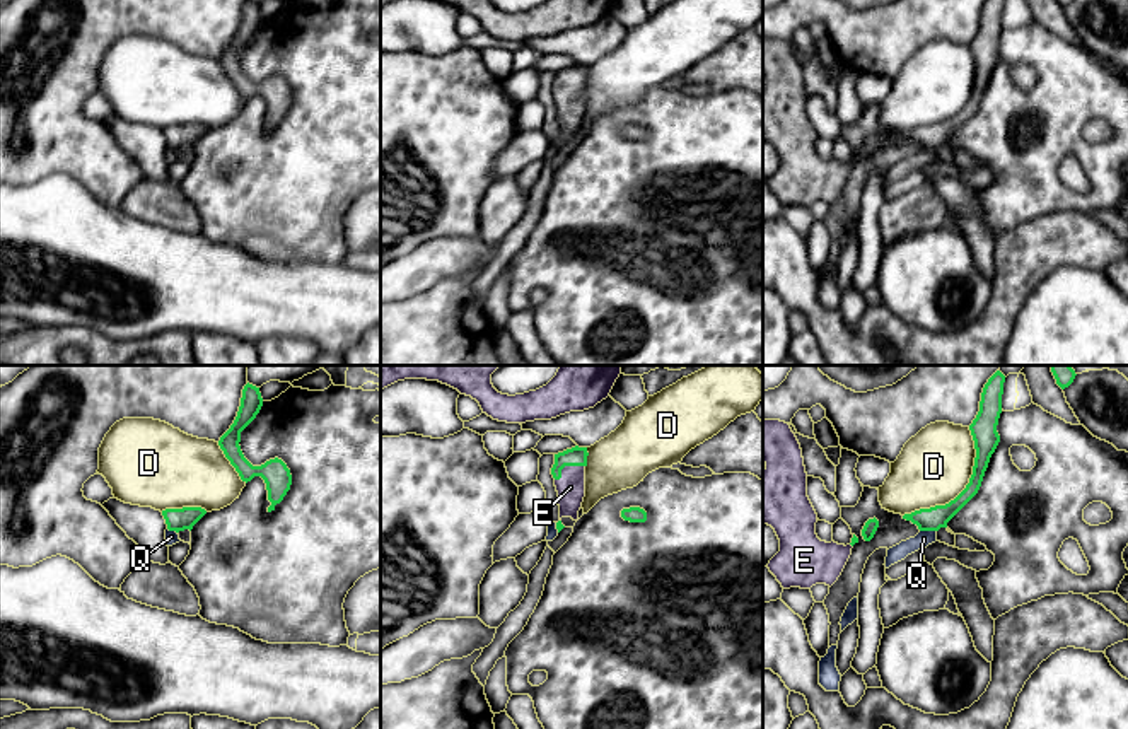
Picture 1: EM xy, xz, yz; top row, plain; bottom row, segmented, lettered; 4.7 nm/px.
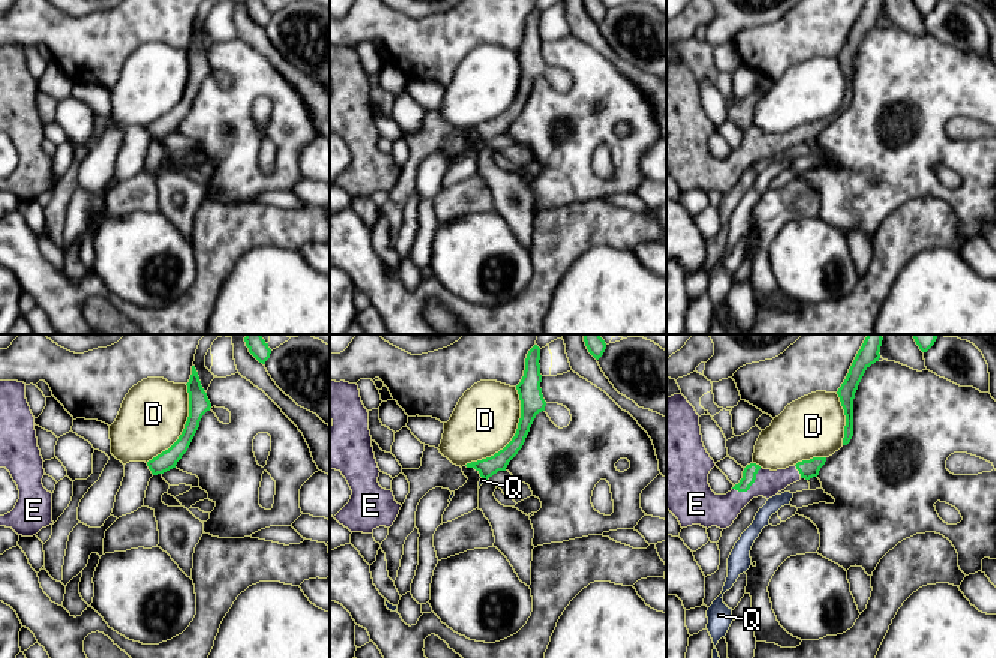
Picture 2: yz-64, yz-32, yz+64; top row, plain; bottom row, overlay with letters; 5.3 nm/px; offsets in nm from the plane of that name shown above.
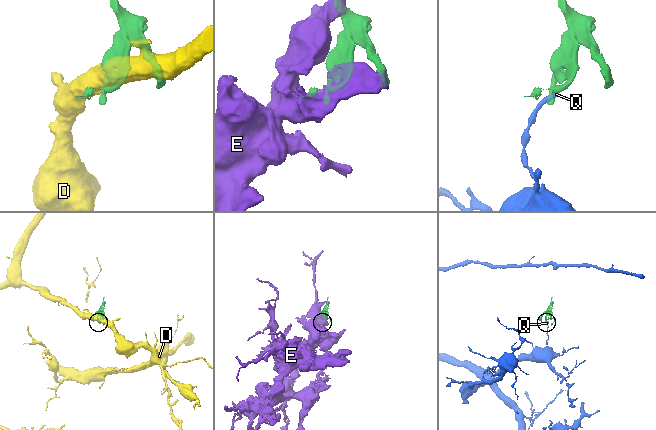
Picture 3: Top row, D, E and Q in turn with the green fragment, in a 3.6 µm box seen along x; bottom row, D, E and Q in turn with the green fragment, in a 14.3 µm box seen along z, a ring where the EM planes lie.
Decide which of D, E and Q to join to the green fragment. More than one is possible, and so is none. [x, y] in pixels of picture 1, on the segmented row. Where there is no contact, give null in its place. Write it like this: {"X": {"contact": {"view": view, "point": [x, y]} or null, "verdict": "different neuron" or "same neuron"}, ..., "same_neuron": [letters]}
{"D": {"contact": {"view": "yz", "point": [965, 489]}, "verdict": "different neuron"}, "E": {"contact": {"view": "xz", "point": [567, 465]}, "verdict": "same neuron"}, "Q": {"contact": {"view": "yz", "point": [929, 530]}, "verdict": "different neuron"}, "same_neuron": ["E"]}

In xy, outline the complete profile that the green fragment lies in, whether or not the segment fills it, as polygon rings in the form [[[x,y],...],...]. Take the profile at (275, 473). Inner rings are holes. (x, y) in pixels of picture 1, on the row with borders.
[[[246,384],[242,389],[241,406],[230,429],[220,437],[218,446],[225,458],[235,468],[242,481],[251,481],[254,476],[261,476],[266,483],[268,500],[271,505],[268,512],[275,510],[275,505],[283,500],[292,485],[292,475],[287,464],[275,458],[261,466],[253,466],[241,451],[241,432],[256,418],[263,406],[259,388]]]

